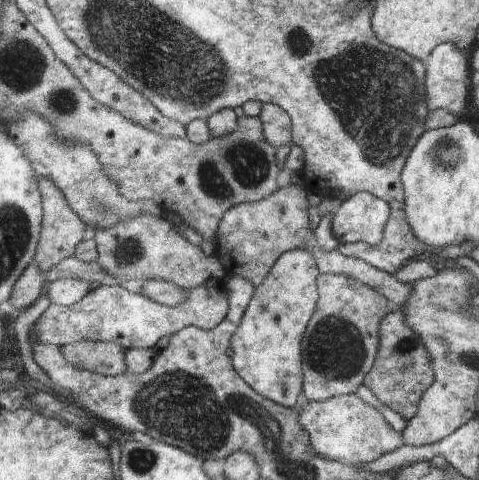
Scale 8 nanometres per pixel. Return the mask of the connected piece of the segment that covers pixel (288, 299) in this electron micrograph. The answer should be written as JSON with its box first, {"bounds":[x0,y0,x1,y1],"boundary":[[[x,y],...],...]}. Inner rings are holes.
{"bounds":[233,248,320,409],"boundary":[[[304,248],[286,251],[277,260],[268,278],[254,292],[253,300],[241,318],[241,326],[233,336],[233,364],[238,376],[241,376],[250,388],[284,408],[295,409],[298,396],[303,392],[301,344],[304,329],[310,322],[319,299],[316,286],[319,273],[320,269],[317,267],[313,253]]]}

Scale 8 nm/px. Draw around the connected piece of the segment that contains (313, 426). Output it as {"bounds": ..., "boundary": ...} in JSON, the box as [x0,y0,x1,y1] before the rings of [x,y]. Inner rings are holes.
{"bounds":[298,393,405,464],"boundary":[[[355,393],[320,402],[308,402],[298,412],[301,426],[309,433],[314,452],[330,460],[345,461],[346,464],[366,464],[405,445],[402,433],[374,405],[366,404]]]}

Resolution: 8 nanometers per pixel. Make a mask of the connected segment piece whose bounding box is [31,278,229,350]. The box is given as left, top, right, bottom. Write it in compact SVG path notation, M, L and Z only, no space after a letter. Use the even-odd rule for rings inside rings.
M209 278L204 284L189 289L186 300L173 307L150 300L140 293L132 293L123 284L101 285L88 291L73 306L50 303L34 324L31 337L59 347L96 340L114 342L124 350L153 348L162 336L172 337L183 328L195 326L208 331L224 322L229 312L229 291L225 284L225 278Z

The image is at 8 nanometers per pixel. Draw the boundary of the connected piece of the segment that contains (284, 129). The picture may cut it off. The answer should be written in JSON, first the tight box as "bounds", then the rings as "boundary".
{"bounds":[258,104,292,148],"boundary":[[[263,104],[258,118],[264,125],[265,139],[274,148],[292,143],[291,118],[283,108],[277,104]]]}

